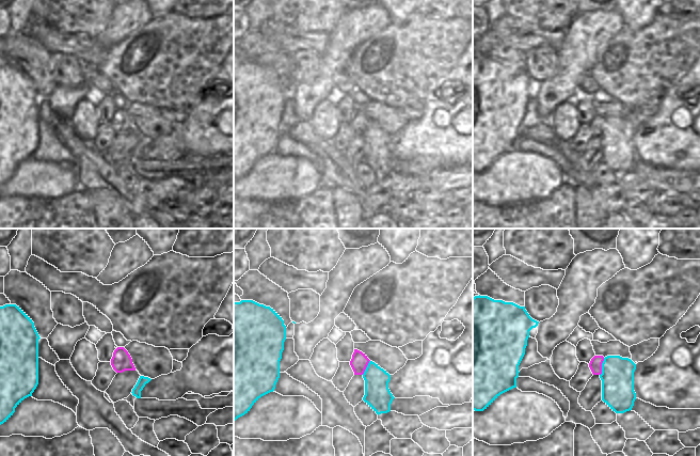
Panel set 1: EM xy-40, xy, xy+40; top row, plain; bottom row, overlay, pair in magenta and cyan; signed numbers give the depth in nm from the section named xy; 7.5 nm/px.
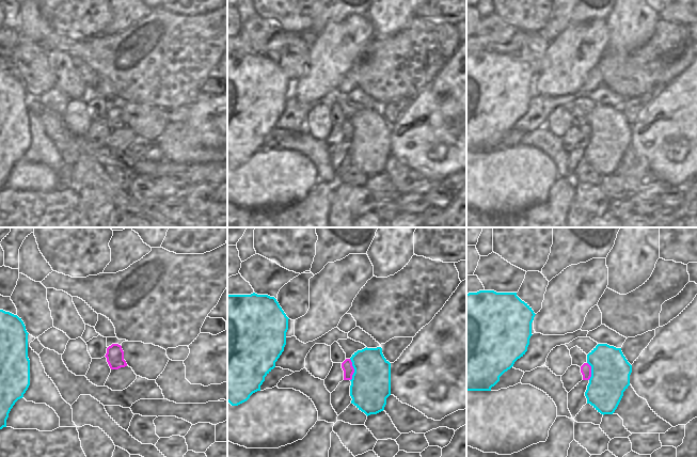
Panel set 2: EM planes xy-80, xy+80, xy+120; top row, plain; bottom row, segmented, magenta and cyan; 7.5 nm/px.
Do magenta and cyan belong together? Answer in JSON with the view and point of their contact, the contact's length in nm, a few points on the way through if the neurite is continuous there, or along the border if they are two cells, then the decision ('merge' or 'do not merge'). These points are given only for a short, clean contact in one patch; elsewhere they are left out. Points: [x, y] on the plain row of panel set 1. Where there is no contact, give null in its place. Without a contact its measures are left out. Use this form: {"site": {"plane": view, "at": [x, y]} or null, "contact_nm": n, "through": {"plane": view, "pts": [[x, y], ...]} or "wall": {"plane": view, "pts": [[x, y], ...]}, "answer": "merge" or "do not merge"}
{"site": {"plane": "xy+40", "at": [601, 127]}, "contact_nm": 140, "answer": "do not merge"}

